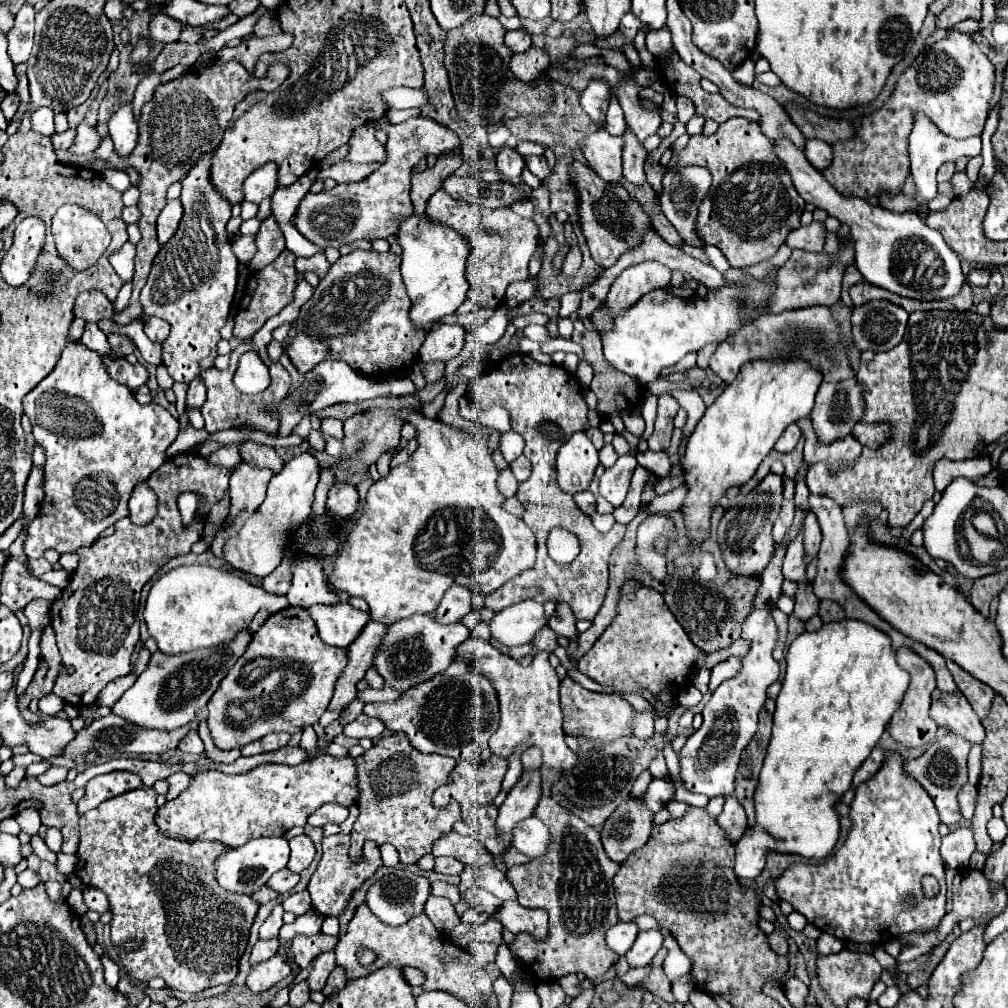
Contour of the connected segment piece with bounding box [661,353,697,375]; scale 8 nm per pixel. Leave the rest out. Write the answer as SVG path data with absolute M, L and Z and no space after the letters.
M690 353L687 354L680 363L676 363L674 367L668 367L666 369L663 369L661 374L667 375L671 373L676 373L676 372L685 372L688 371L688 369L692 369L692 367L696 367L696 361L697 361L697 354Z

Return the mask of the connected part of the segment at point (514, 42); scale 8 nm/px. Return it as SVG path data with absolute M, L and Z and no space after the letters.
M508 31L504 37L504 43L514 53L524 53L530 47L530 35L524 31Z

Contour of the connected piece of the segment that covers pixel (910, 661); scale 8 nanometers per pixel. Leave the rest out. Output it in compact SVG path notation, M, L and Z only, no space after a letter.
M912 647L898 649L898 665L910 673L912 681L908 691L904 693L900 709L892 715L890 735L904 747L922 747L934 739L938 729L938 725L930 719L930 695L936 689L936 673L934 669L930 669L930 663L926 663L916 651L912 651Z

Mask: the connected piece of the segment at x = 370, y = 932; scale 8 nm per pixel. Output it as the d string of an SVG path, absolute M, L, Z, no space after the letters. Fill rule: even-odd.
M360 903L360 905L358 905L358 909L356 909L356 913L354 913L350 925L348 925L346 935L338 941L338 945L336 945L334 951L336 951L336 961L338 961L338 965L342 965L342 967L346 969L348 979L365 977L376 969L382 967L382 965L386 965L386 961L388 961L388 963L392 963L392 965L396 965L396 967L412 965L412 967L418 967L420 971L424 971L424 973L426 973L424 991L442 989L442 991L448 991L448 993L454 993L454 995L458 995L458 993L464 995L464 993L466 993L466 991L464 991L464 985L458 985L458 983L470 983L470 967L478 967L478 965L480 965L480 963L478 963L478 961L476 961L476 959L474 959L466 949L458 949L454 943L450 943L446 937L442 937L442 933L432 925L432 921L428 919L426 913L420 913L418 917L410 919L406 925L390 927L390 925L382 923L382 921L380 921L380 919L378 919L370 909L368 909L366 903ZM362 947L372 949L372 951L376 953L376 961L374 961L370 968L363 968L363 966L358 963L358 949L362 949Z

